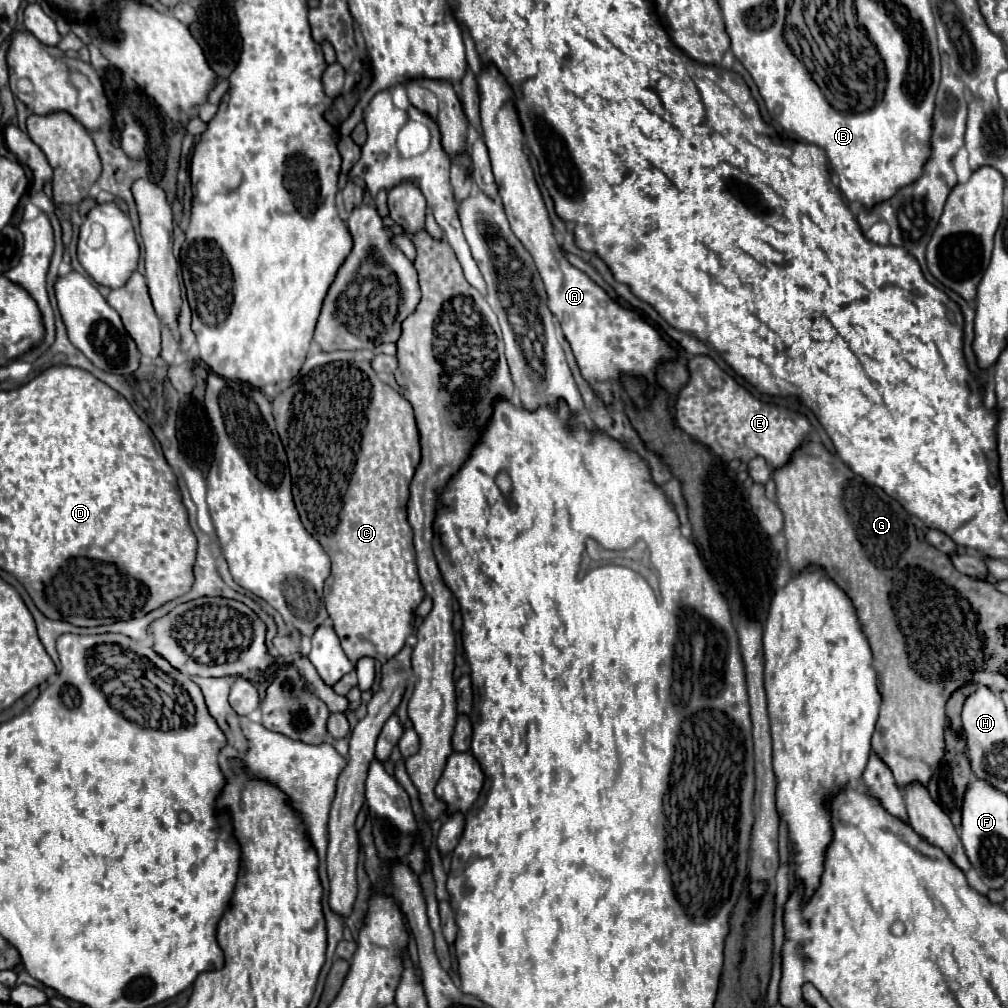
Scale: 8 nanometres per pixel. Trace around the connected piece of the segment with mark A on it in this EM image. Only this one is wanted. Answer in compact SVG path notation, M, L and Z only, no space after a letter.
M487 65L481 67L477 75L477 87L481 97L479 107L483 139L489 149L499 195L507 207L511 231L535 259L537 271L547 289L549 309L557 315L583 377L605 403L613 401L611 379L619 379L621 375L643 375L647 377L649 385L653 385L657 363L673 357L675 351L635 311L615 303L597 283L593 283L583 271L565 259L553 235L553 225L537 187L529 157L523 151L523 129L517 117L515 93L511 85L495 65Z

